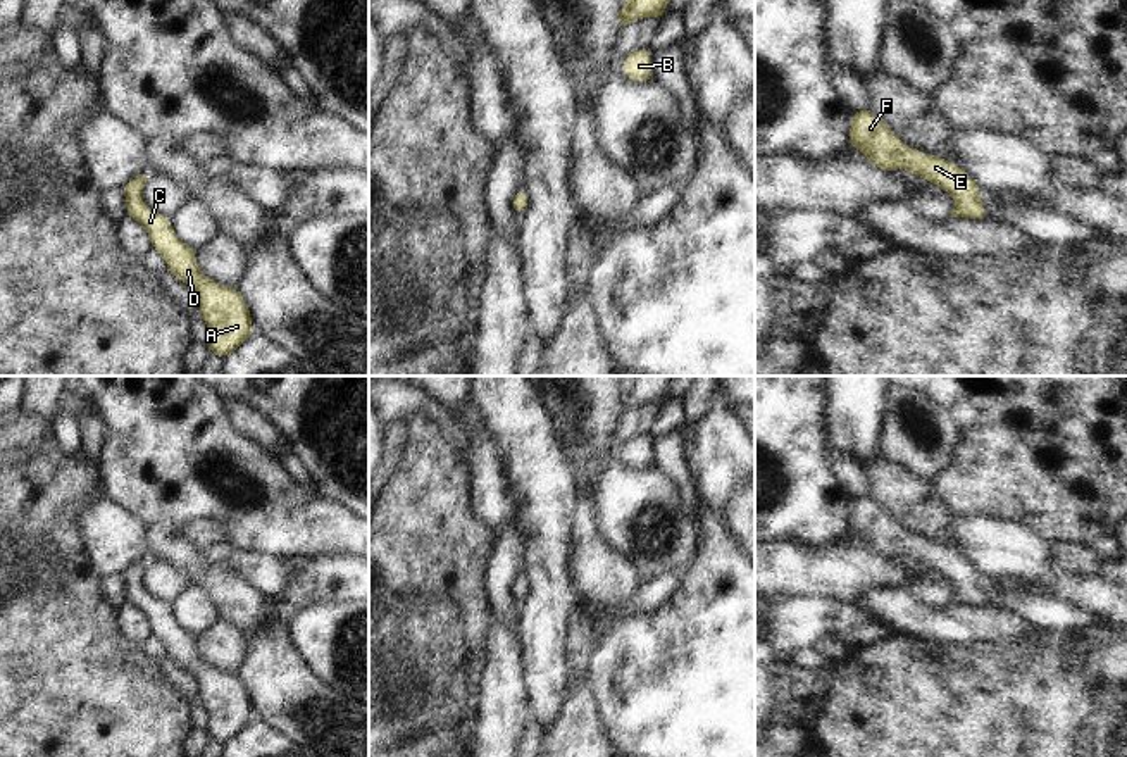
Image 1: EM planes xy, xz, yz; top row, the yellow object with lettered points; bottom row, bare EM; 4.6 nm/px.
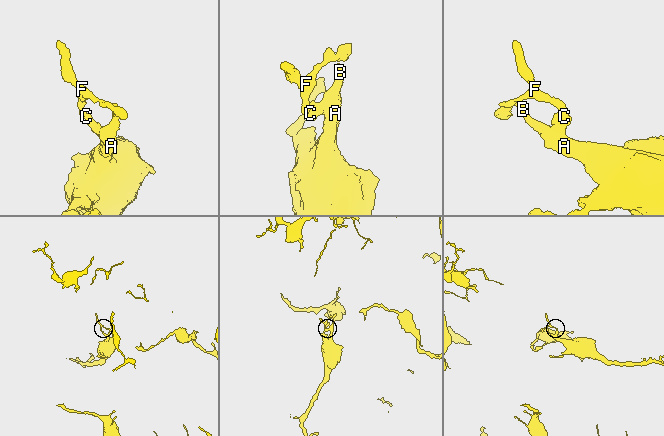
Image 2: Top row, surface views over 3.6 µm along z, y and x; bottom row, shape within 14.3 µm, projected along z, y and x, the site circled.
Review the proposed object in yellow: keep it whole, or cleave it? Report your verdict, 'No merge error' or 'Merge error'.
No merge error

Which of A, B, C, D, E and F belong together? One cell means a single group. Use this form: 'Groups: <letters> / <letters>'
Groups: A B C D E F

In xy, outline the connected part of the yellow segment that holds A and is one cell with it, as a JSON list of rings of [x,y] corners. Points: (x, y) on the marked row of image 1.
[[[140,174],[121,186],[128,200],[126,217],[143,226],[152,248],[167,262],[167,271],[196,293],[198,312],[209,329],[205,345],[210,353],[224,359],[255,333],[250,309],[238,288],[215,283],[198,269],[196,250],[176,236],[167,216],[145,205],[145,183],[146,174]]]

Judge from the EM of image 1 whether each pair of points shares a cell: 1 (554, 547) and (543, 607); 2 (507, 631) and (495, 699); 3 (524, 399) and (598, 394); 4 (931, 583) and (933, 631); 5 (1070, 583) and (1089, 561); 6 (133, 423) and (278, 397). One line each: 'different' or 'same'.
1: same
2: same
3: different
4: different
5: different
6: different

